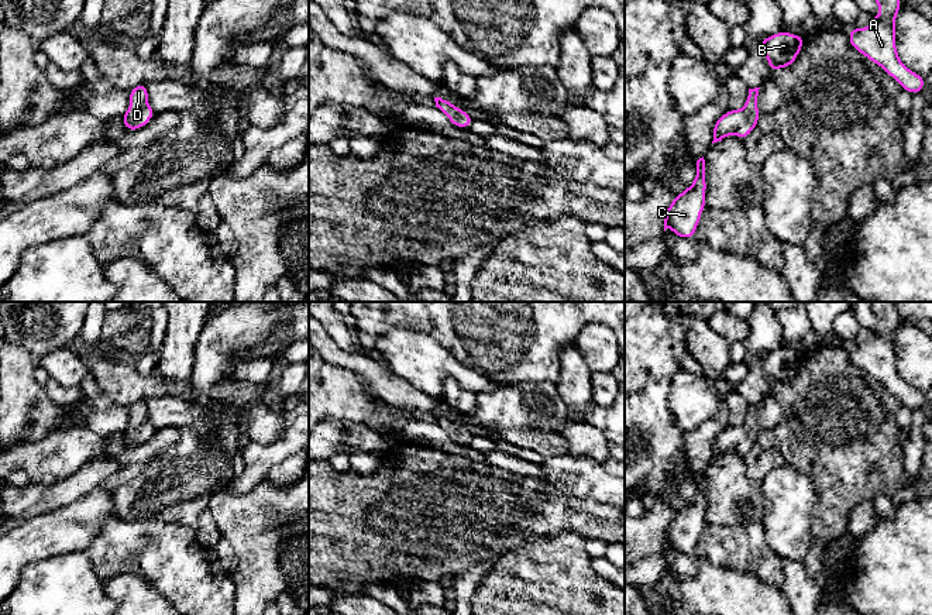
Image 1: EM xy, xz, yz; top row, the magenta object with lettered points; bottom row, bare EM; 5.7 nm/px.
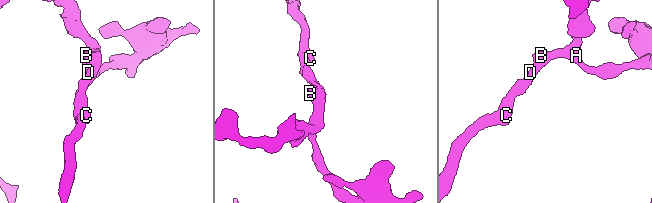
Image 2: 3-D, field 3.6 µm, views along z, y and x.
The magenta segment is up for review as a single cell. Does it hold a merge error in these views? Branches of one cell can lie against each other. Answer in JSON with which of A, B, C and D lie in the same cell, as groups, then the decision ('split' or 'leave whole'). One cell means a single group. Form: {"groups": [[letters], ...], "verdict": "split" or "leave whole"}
{"groups": [["A", "B", "C", "D"]], "verdict": "leave whole"}

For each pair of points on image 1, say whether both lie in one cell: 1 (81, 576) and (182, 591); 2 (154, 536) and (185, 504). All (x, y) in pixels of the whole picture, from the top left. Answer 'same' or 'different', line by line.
1: different
2: different

